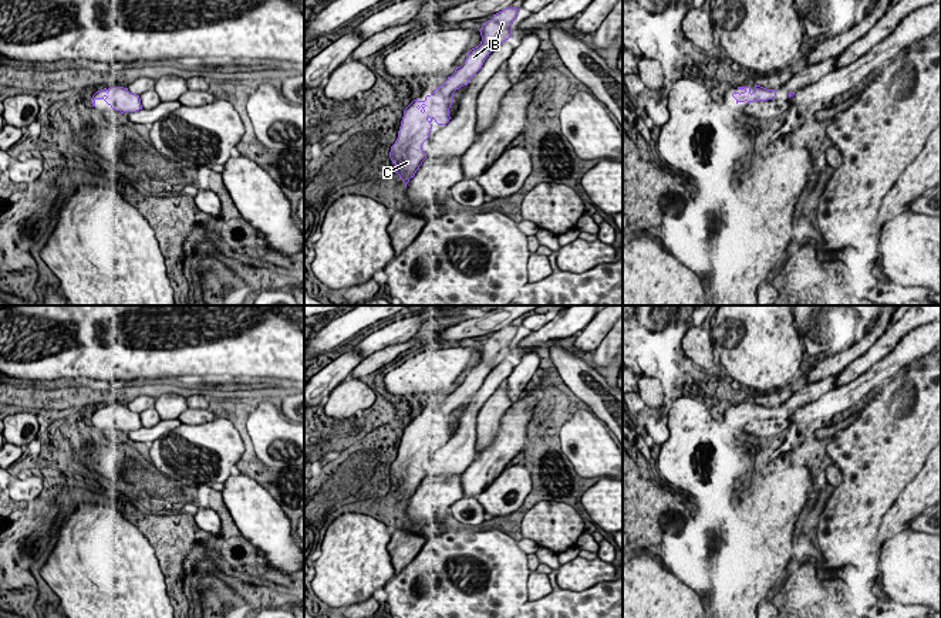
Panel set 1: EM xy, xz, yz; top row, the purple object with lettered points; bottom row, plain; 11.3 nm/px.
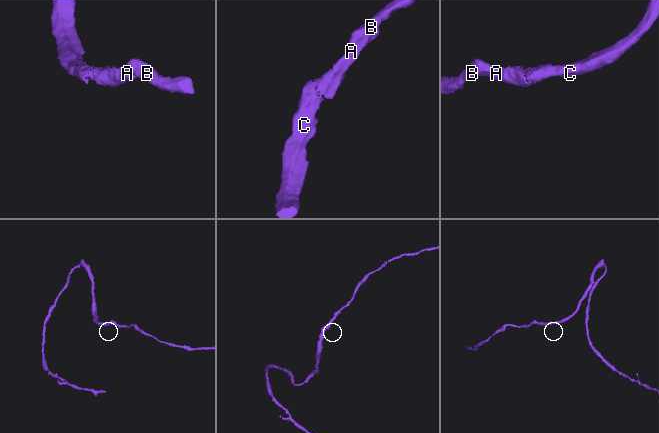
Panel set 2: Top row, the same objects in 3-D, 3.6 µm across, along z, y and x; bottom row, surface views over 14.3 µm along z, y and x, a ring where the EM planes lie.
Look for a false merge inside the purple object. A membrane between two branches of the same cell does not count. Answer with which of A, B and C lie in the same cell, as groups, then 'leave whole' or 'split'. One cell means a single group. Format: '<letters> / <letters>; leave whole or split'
A B C; leave whole

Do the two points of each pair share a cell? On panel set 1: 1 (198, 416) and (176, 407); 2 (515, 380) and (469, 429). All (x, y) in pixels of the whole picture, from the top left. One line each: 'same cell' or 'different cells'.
1: different cells
2: different cells

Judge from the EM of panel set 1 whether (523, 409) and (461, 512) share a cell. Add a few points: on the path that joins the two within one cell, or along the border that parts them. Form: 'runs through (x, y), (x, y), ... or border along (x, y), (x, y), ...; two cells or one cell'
border along (498, 476), (478, 495), (459, 497), (448, 510); two cells

